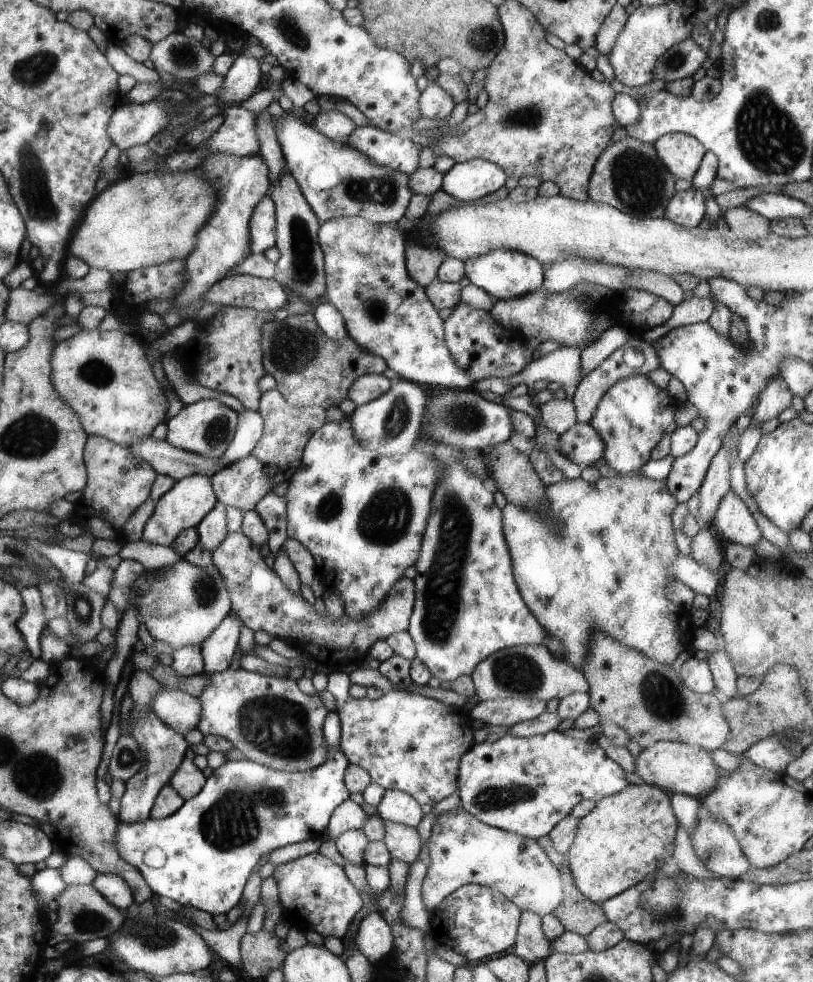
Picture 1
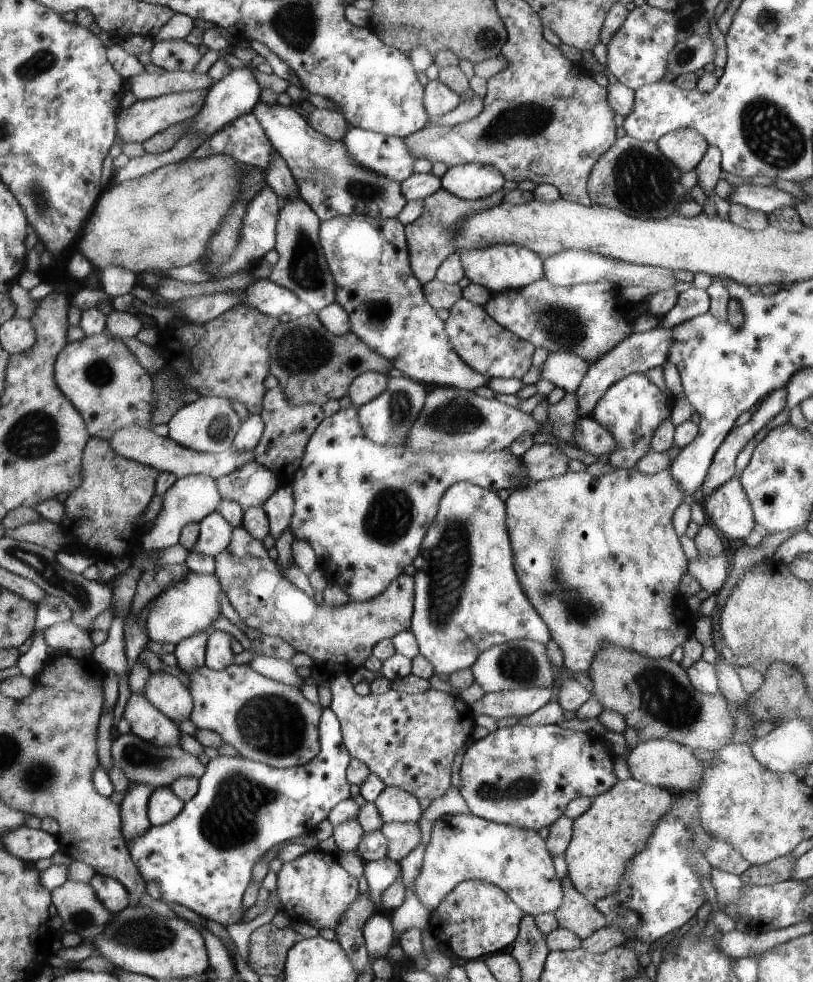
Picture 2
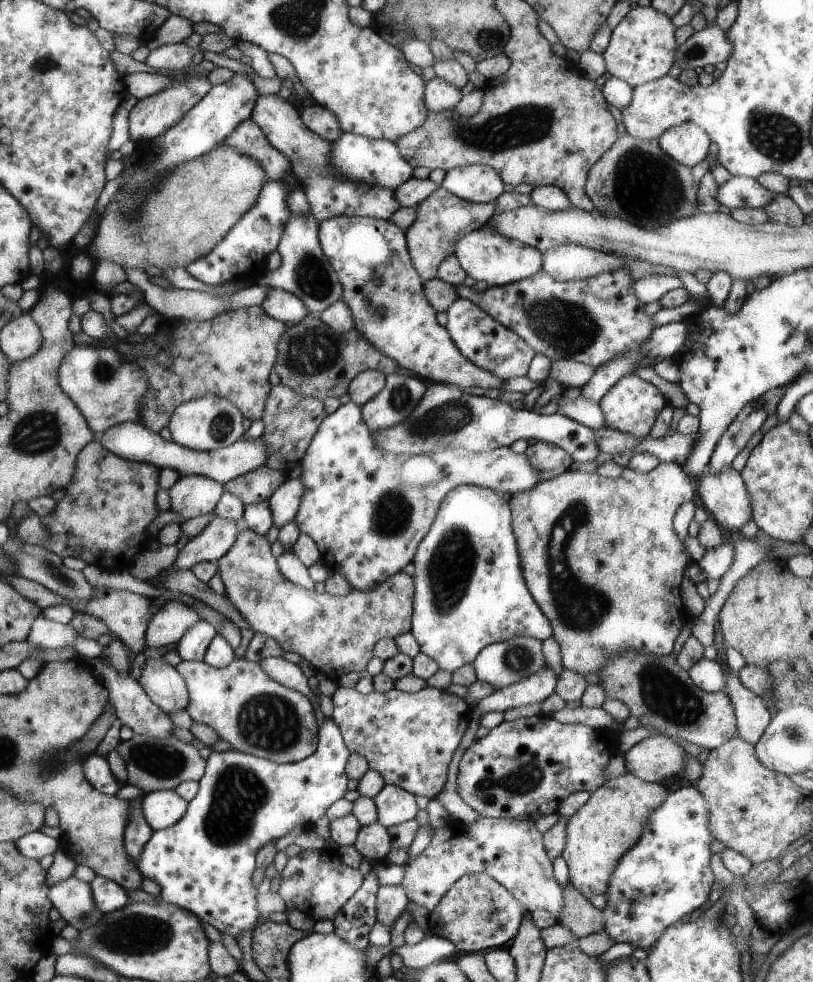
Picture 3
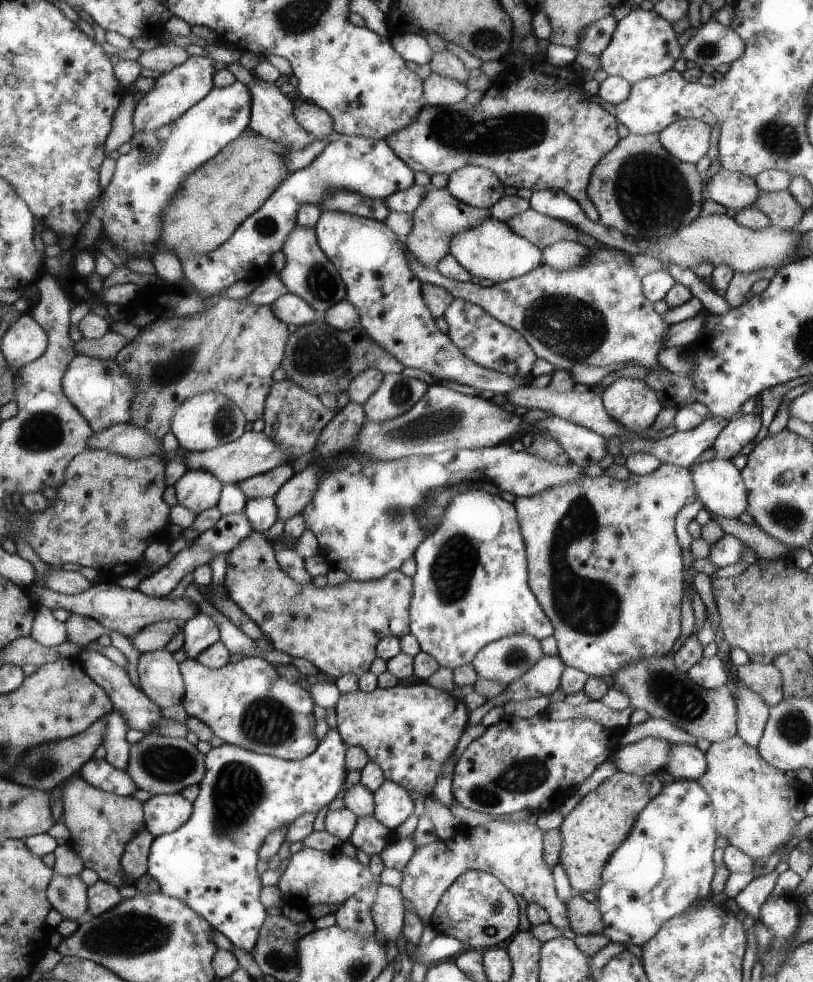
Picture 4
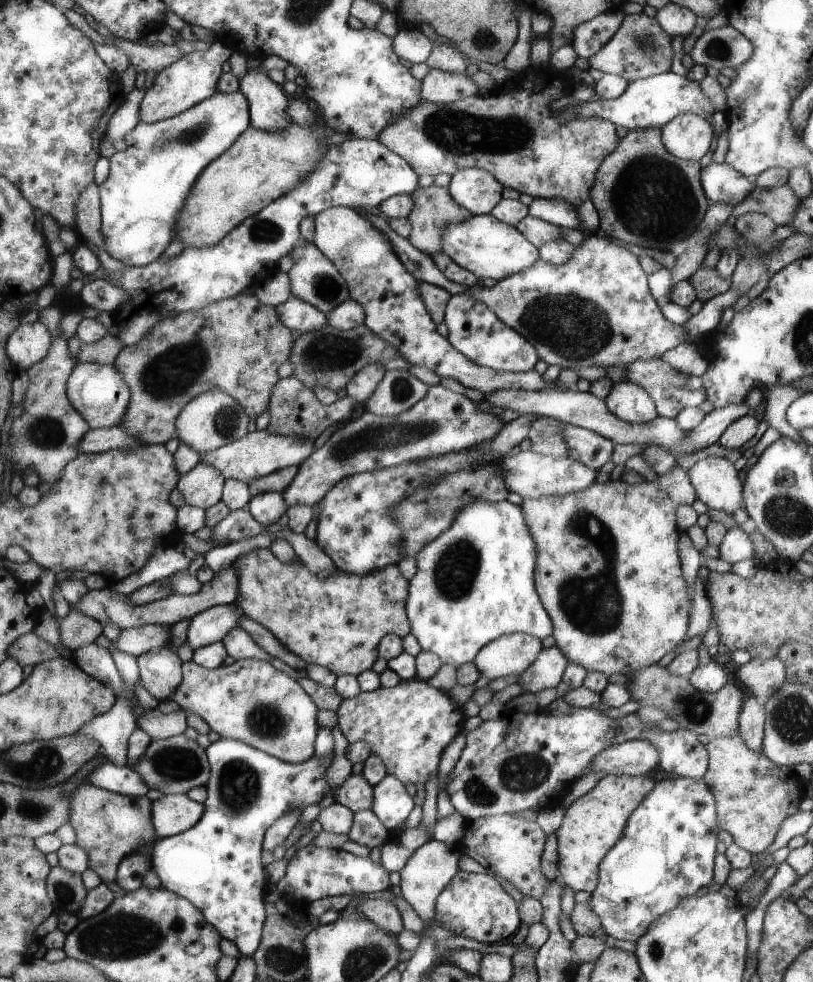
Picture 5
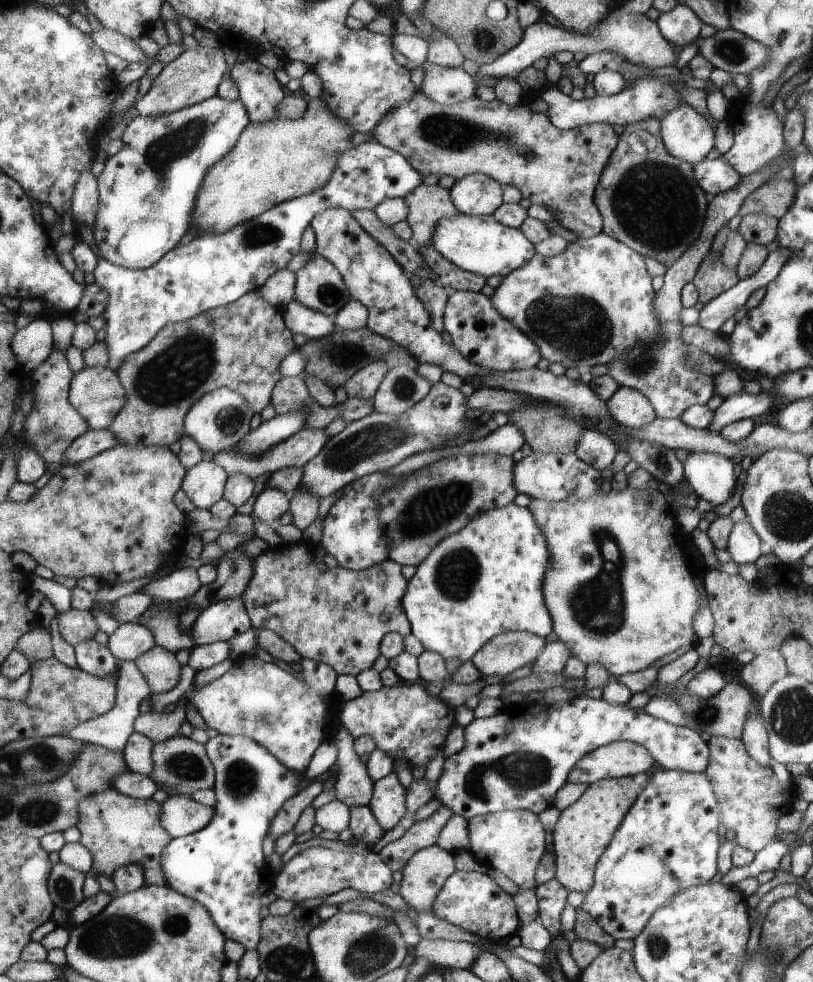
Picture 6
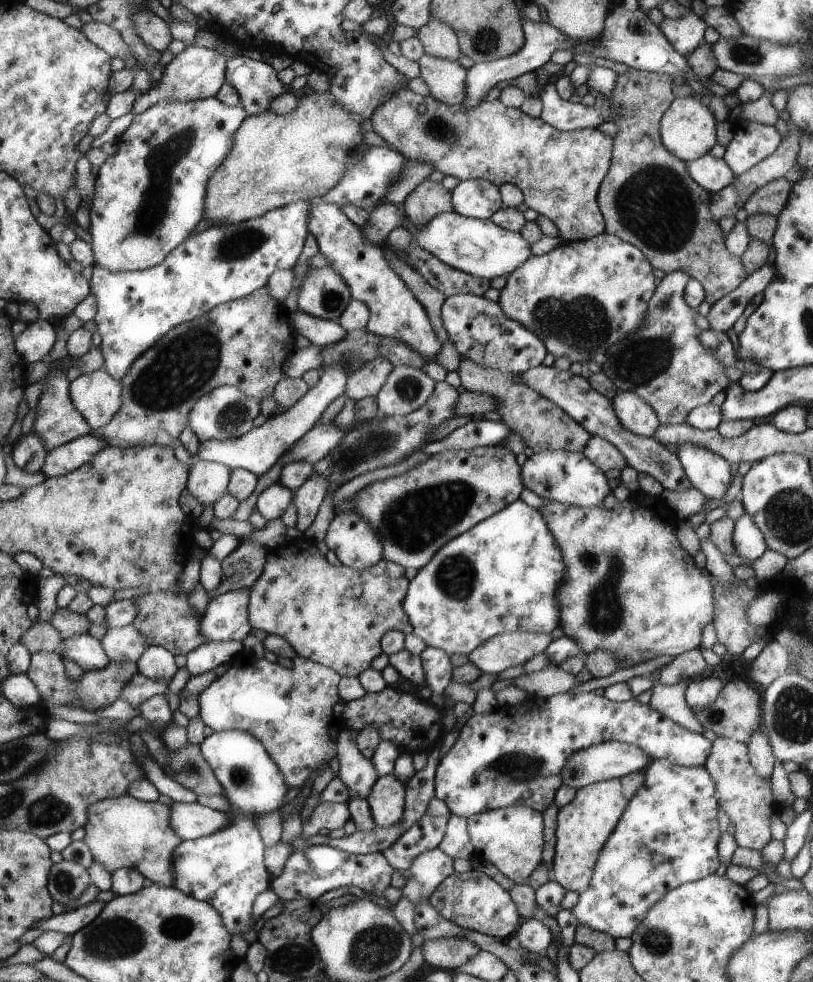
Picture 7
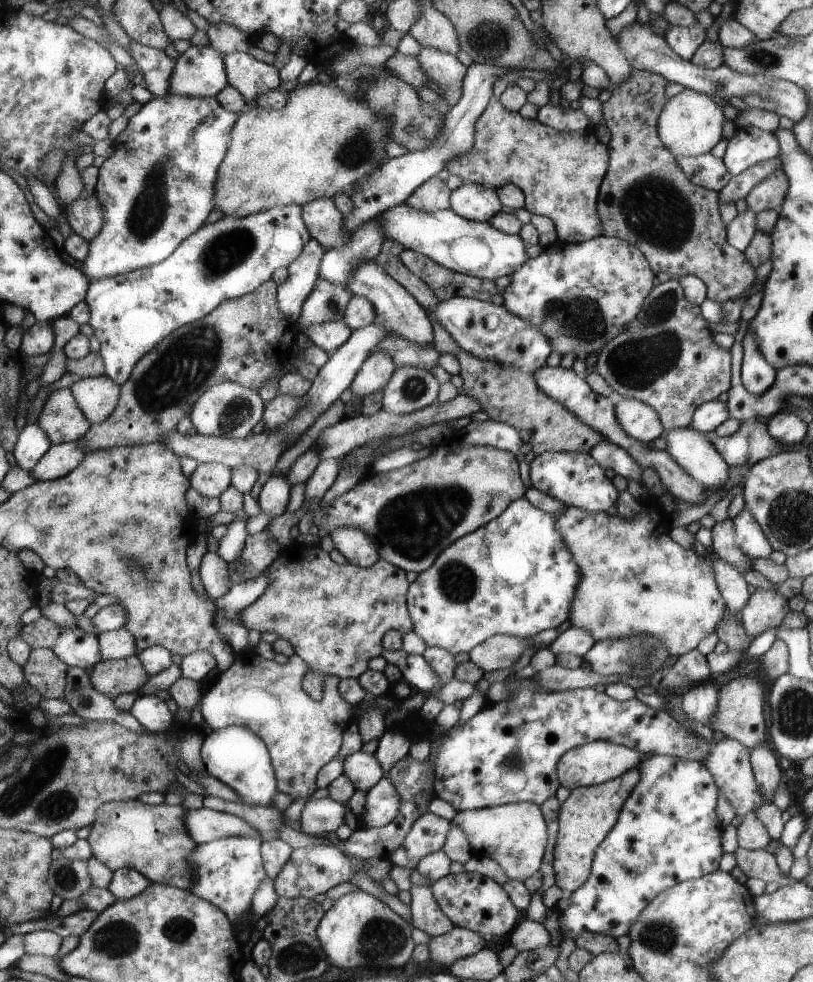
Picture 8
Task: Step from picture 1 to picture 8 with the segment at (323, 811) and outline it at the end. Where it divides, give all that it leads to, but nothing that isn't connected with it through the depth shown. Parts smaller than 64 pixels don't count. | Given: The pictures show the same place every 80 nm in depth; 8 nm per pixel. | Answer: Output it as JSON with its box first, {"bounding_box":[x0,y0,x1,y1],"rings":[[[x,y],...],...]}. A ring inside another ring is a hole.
{"bounding_box":[188,725,280,928],"rings":[[[231,725],[214,729],[206,736],[202,755],[208,773],[234,788],[247,805],[272,805],[280,792],[268,744],[249,727]],[[235,835],[198,844],[188,860],[196,867],[196,881],[189,891],[221,907],[237,928],[245,914],[252,910],[256,892],[268,877],[263,846],[258,838]]]}

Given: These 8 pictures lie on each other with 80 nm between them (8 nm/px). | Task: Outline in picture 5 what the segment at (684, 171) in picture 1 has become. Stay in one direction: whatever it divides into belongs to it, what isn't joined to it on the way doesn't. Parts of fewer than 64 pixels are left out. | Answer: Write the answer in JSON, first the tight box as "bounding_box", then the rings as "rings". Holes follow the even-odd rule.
{"bounding_box":[660,112,716,162],"rings":[[[685,112],[671,118],[660,130],[660,140],[677,159],[698,162],[711,146],[716,131],[697,114]]]}

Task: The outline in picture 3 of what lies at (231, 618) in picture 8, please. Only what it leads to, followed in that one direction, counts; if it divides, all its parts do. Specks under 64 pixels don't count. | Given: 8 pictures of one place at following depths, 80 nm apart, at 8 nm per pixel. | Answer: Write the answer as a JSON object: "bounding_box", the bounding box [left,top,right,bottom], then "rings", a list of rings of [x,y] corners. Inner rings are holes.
{"bounding_box":[176,619,218,662],"rings":[[[203,619],[185,633],[185,636],[178,642],[176,651],[183,660],[201,662],[205,658],[211,641],[218,633],[215,626],[211,626]]]}

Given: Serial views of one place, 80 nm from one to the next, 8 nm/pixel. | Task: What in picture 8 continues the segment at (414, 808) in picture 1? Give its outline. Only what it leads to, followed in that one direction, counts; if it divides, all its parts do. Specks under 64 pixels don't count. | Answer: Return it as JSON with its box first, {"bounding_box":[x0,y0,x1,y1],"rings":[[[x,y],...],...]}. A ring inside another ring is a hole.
{"bounding_box":[357,774,400,827],"rings":[[[387,774],[368,792],[367,798],[364,812],[357,817],[358,827],[384,827],[400,813],[399,791]]]}

